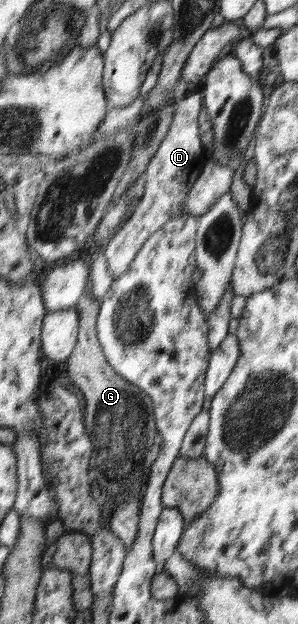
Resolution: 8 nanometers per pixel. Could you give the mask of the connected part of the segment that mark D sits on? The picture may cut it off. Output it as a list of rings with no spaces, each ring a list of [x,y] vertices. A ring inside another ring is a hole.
[[[200,91],[178,100],[169,131],[148,164],[143,197],[134,202],[132,215],[118,228],[102,251],[114,280],[130,267],[131,261],[149,236],[172,218],[184,214],[183,204],[186,203],[187,194],[209,160],[204,153],[197,120],[203,106],[203,92]]]

